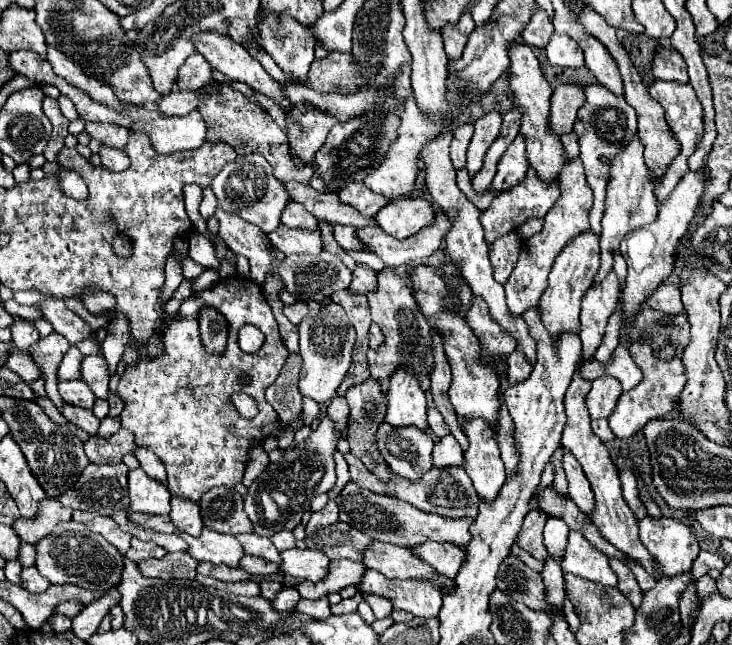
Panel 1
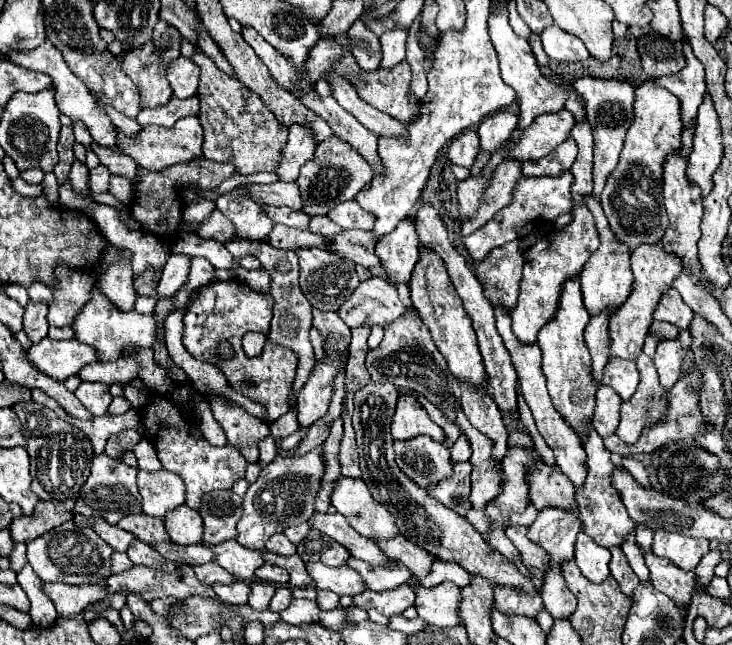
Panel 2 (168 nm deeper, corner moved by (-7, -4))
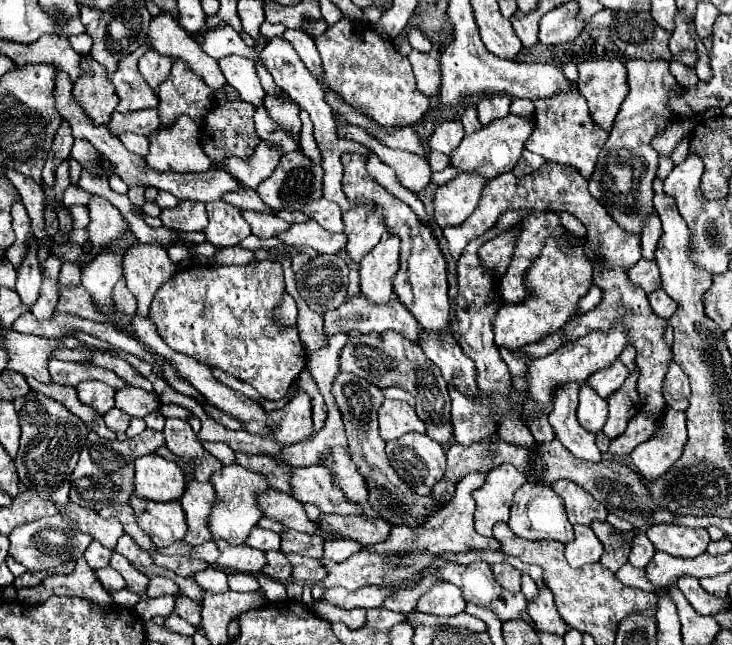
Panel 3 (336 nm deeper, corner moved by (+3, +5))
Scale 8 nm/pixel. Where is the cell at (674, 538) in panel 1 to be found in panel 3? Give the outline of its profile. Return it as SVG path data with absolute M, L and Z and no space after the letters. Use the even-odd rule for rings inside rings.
M665 523L653 525L647 531L647 537L657 551L669 553L673 557L697 557L709 543L709 533L705 529L677 527Z

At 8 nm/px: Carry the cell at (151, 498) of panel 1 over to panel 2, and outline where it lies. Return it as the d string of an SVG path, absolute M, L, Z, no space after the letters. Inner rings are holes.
M159 470L137 474L137 486L141 492L143 514L163 518L167 512L173 512L185 502L185 484L179 476Z

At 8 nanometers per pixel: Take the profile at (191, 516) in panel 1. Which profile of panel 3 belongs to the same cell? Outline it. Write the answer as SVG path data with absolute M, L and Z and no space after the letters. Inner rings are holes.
M133 495L129 503L137 515L137 525L151 537L155 547L169 547L185 537L187 523L179 501L157 503Z

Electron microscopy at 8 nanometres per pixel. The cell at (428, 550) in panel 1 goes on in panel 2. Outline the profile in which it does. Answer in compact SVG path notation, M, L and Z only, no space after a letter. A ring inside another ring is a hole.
M395 536L391 540L379 540L377 544L389 558L403 562L413 572L415 578L427 576L427 572L431 572L431 564L435 560L439 560L439 558L431 556L429 552L423 552L423 548L411 544L403 536Z

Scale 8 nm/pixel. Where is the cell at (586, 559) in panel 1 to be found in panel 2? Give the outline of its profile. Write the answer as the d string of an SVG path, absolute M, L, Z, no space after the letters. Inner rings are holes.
M579 532L575 544L575 562L583 576L595 584L607 580L609 574L609 560L611 552L599 544L595 544L585 532Z

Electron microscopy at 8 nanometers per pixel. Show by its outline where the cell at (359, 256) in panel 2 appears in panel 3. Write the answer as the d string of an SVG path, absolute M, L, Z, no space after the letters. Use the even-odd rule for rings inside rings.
M305 221L299 225L291 225L289 231L281 231L281 235L275 235L281 243L293 245L293 247L309 247L317 253L337 253L345 249L345 235L343 233L329 233L315 221Z

